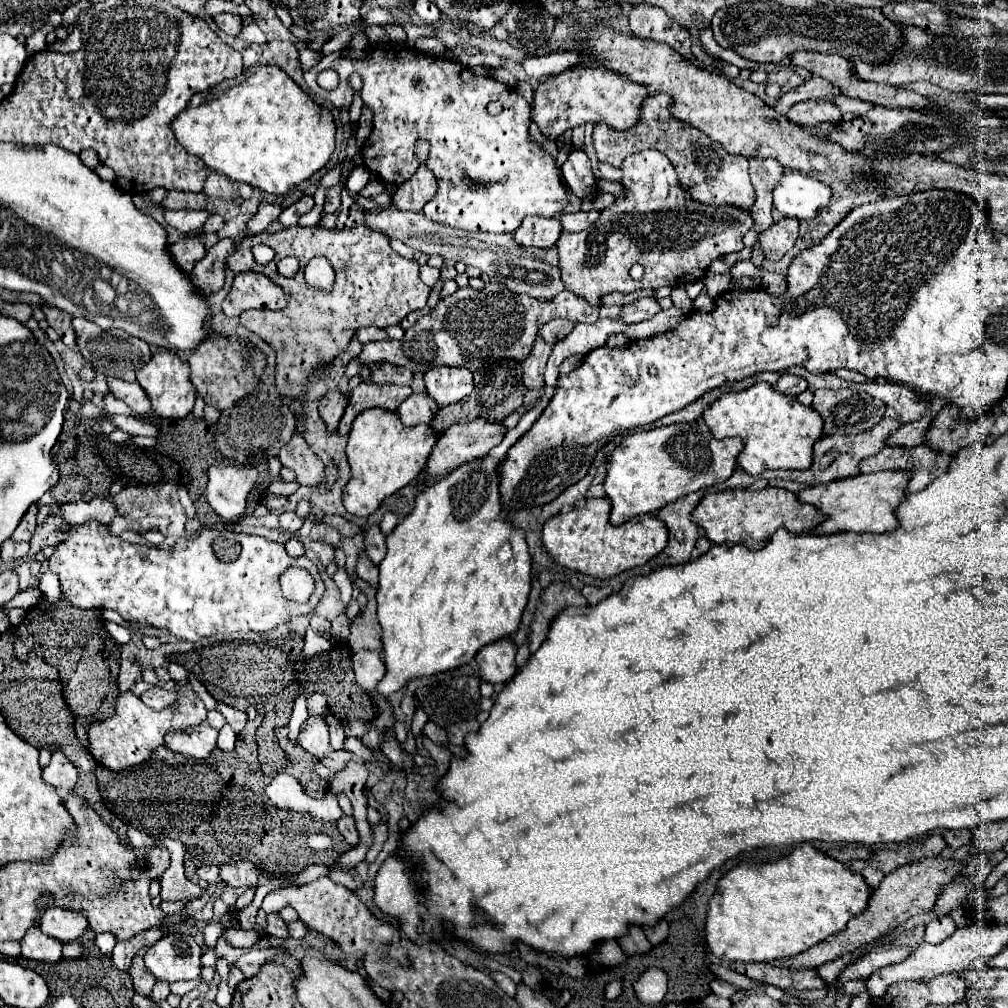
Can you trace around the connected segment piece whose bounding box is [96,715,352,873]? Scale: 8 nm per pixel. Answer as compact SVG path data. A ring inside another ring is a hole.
M262 715L248 721L238 735L234 751L216 749L216 753L206 759L180 757L162 745L146 763L126 771L112 771L98 765L98 789L106 807L122 823L128 823L146 835L178 839L186 845L186 849L200 847L202 863L206 861L212 865L222 865L238 859L250 859L262 871L284 873L300 873L308 865L330 865L340 853L352 847L344 841L338 829L322 823L304 825L312 821L308 815L296 819L292 817L294 811L276 809L264 795L264 787L276 773L282 771L296 777L308 795L322 797L328 791L328 783L314 773L316 757L304 753L300 745L296 745L294 751L282 751L278 739L268 735L268 725L260 725L260 721ZM258 725L260 731L256 731ZM244 769L254 769L252 777L246 777L248 771ZM312 833L330 835L334 847L326 851L308 849L306 837Z

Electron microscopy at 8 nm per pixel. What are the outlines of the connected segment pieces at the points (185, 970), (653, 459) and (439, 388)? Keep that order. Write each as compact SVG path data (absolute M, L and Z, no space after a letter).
M172 933L146 949L144 961L156 981L164 979L172 983L200 977L202 949L198 945L186 945L186 939L188 937L178 937L178 933Z
M702 419L628 435L612 453L604 481L606 497L612 501L610 523L622 525L638 515L656 513L692 491L724 483L734 473L742 449L744 441L740 437L720 441L710 435L710 429Z
M432 367L424 375L424 381L428 395L432 395L440 407L468 397L474 389L472 371L468 367Z

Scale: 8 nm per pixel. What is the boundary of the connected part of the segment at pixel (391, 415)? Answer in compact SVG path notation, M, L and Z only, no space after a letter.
M368 409L360 413L352 425L346 447L352 467L352 481L344 491L346 511L358 517L372 515L386 497L418 477L418 473L426 467L432 449L436 447L436 439L440 439L440 433L436 433L432 425L408 427L402 423L396 411Z

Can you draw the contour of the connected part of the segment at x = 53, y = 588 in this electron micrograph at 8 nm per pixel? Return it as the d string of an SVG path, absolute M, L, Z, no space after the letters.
M46 571L40 579L40 591L42 595L50 601L50 603L58 603L60 601L60 583L58 583L58 577L52 573L52 571Z

